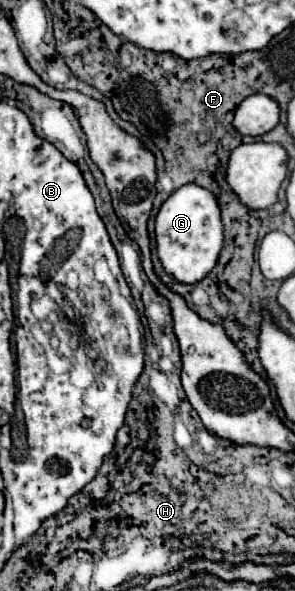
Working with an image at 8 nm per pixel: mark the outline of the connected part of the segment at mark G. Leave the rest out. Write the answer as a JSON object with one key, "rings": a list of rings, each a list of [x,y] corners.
{"rings":[[[185,184],[175,190],[157,212],[155,238],[167,274],[183,284],[203,280],[213,270],[223,244],[223,222],[215,194],[199,184]]]}

